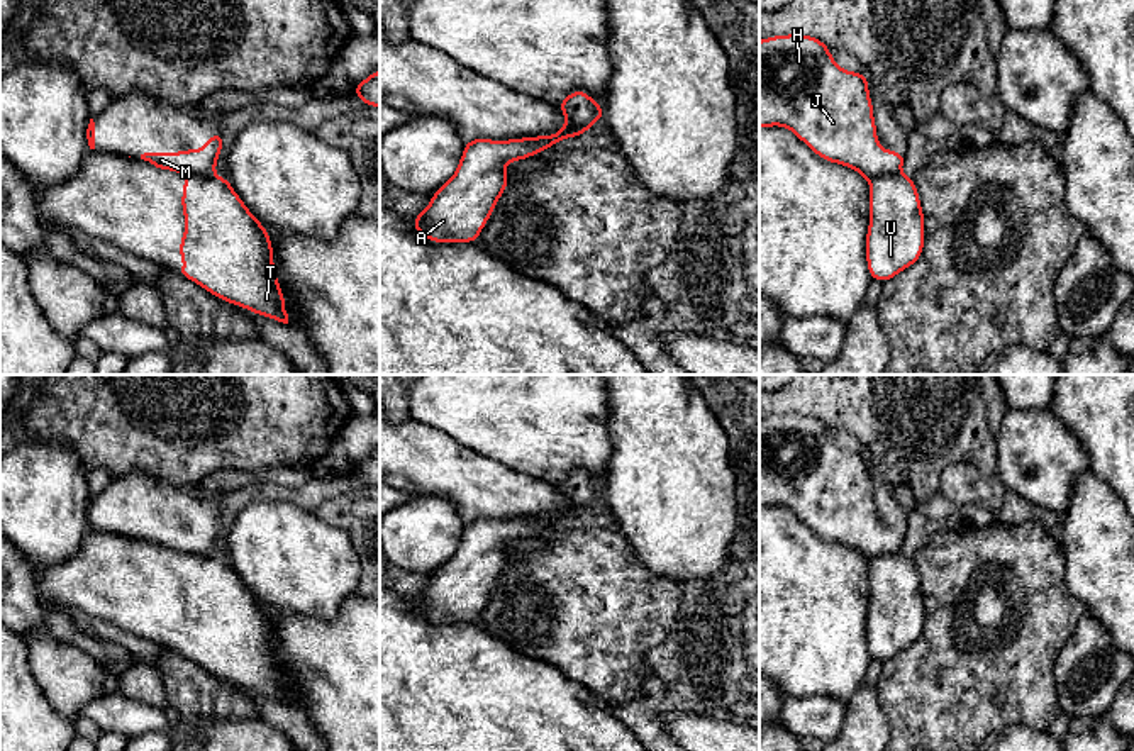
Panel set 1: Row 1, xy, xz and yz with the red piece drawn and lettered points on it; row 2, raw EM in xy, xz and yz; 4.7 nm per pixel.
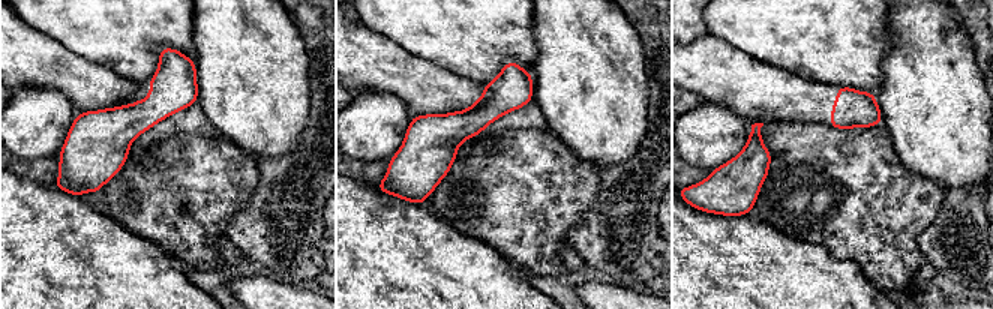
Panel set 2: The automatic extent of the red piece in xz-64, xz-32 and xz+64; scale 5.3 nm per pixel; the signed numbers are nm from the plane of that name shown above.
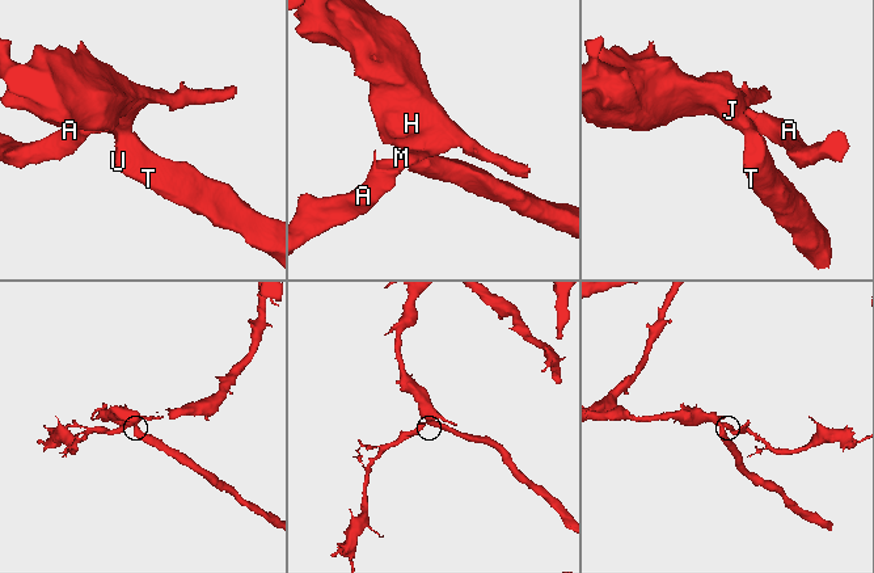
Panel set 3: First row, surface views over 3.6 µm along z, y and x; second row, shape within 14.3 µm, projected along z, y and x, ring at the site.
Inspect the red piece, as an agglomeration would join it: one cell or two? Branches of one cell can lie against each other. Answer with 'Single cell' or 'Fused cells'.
Fused cells

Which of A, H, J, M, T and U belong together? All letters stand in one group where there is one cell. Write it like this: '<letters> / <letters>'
A H J M / T U

